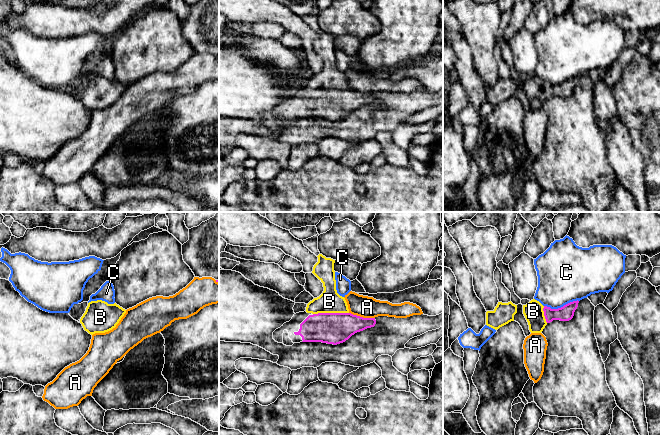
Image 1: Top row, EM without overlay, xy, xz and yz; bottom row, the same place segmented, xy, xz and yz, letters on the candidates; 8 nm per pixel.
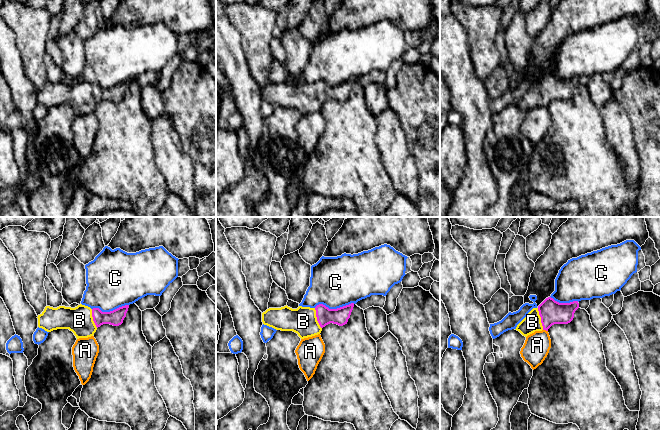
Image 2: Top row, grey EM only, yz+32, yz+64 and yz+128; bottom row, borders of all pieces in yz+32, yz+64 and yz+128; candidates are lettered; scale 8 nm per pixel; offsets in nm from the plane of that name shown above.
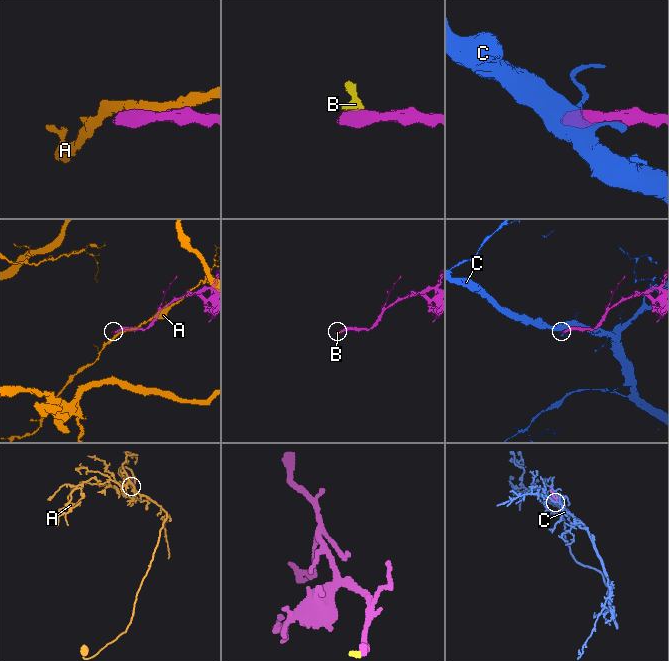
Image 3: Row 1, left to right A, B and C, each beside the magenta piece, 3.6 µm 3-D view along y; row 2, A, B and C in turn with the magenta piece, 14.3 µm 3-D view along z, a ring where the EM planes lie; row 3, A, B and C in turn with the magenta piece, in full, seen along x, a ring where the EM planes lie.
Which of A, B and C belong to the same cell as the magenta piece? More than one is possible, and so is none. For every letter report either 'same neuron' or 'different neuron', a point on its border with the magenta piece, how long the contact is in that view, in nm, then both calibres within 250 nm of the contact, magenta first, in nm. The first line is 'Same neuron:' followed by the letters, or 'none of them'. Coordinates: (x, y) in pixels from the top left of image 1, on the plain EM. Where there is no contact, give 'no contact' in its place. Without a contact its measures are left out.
Same neuron: B
A: different neuron; meets magenta in xz at (362, 93); contact 220 nm long; 260 nm thick on the magenta side, 180 nm on the other
B: same neuron; meets magenta in xz at (330, 89); contact 280 nm long; 260 nm thick on the magenta side, 180 nm on the other
C: different neuron; meets magenta in yz at (561, 83); contact 280 nm long; 120 nm thick on the magenta side, 420 nm on the other

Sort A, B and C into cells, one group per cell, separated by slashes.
A / B / C

